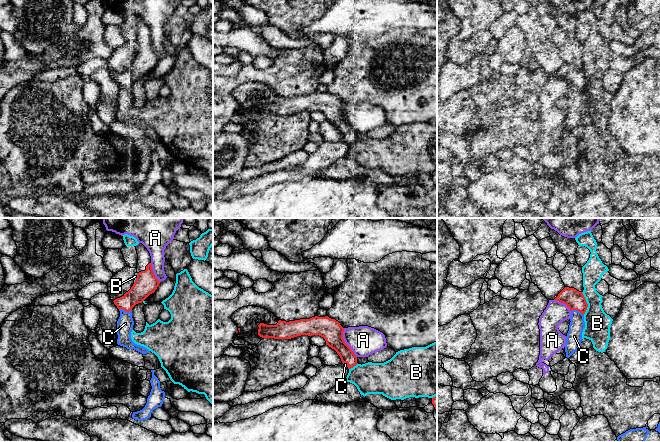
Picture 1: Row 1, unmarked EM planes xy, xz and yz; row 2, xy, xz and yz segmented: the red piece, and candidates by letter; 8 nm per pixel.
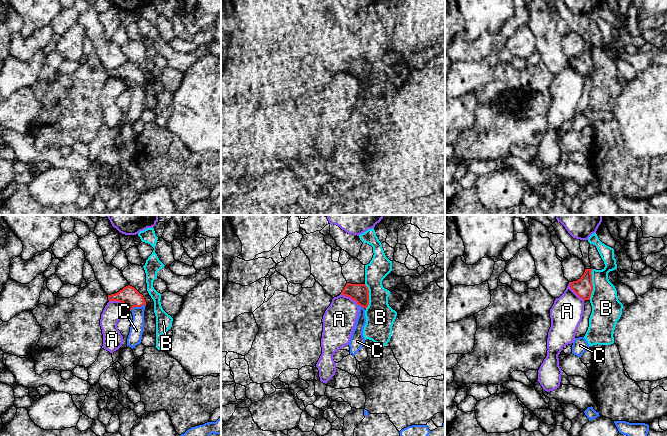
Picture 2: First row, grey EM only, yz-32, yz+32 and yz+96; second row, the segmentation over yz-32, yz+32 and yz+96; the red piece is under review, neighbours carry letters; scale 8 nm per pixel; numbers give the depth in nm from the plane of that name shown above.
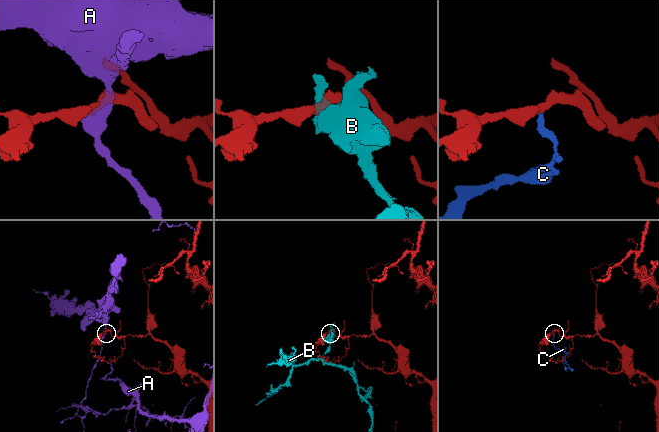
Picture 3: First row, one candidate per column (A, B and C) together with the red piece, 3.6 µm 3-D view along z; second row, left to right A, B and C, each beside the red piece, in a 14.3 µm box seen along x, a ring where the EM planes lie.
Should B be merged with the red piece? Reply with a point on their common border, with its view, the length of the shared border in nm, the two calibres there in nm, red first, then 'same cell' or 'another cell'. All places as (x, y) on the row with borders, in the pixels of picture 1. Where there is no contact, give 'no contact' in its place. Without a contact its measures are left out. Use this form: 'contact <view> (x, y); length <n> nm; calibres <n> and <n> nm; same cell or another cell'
contact yz (586, 303); length 190 nm; calibres 160 and 200 nm; another cell

